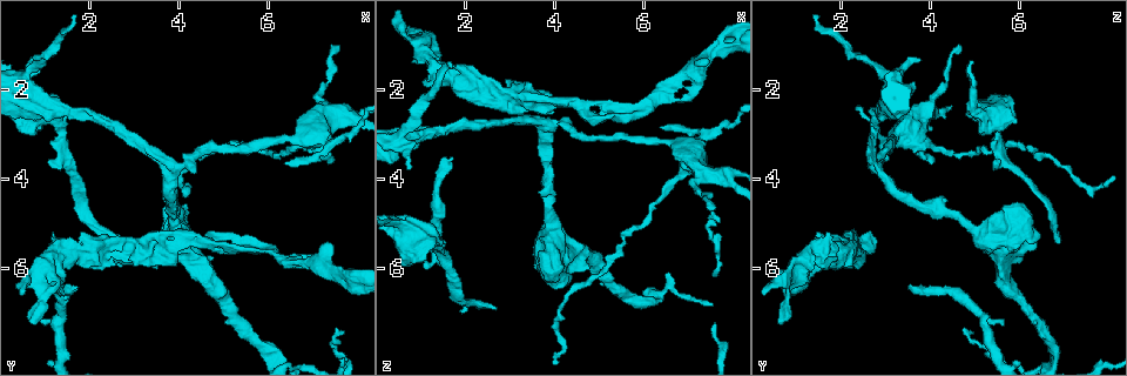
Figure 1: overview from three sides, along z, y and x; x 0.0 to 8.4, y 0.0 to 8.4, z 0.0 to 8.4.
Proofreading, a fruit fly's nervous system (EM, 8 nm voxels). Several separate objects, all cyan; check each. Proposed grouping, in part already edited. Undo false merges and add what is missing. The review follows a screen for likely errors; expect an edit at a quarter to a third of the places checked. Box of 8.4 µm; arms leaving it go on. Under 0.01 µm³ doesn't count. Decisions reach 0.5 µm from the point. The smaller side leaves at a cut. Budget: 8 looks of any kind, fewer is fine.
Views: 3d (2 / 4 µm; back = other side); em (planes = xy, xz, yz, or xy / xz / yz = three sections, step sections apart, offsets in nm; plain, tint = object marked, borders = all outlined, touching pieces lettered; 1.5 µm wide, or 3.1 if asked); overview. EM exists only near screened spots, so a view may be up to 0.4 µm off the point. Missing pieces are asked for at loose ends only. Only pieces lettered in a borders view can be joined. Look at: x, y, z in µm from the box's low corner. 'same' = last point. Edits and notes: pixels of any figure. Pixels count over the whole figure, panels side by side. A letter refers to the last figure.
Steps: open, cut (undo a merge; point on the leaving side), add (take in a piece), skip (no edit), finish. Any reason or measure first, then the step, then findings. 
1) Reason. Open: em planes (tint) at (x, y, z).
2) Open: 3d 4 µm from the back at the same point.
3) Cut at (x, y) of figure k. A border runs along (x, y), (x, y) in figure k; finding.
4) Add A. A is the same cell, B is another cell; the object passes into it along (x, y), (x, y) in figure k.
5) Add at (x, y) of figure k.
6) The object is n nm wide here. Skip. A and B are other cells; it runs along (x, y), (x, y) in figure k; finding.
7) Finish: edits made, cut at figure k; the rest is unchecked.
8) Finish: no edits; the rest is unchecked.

Sudden change in width. Open: em yz step 4 (tint) at (7.15, 2.15, 4.15).

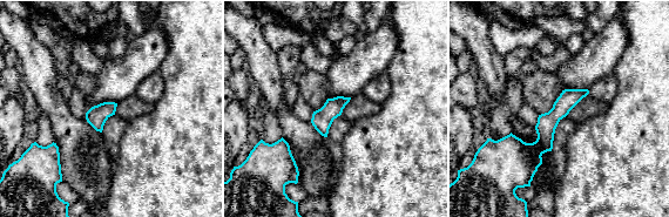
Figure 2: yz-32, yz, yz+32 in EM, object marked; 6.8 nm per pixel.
Open: em yz step 4 (borders) at the same point.

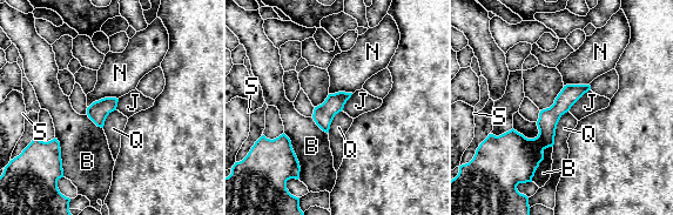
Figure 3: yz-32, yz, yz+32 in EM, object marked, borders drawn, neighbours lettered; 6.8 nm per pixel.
The object is 140 nm wide here. Skip. B, J, N, Q and S are other cells; it runs along (586, 87), (534, 145), (503, 145) in figure 3; continuous, no second cell.

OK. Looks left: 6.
Thick turns thin. Open: 3d 2 µm at (4.25, 5.30, 2.30).

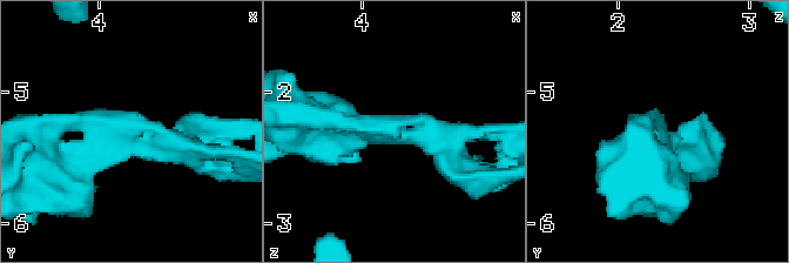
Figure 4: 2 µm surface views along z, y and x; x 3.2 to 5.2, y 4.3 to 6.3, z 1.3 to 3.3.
The arms are 200, 420 nm wide. Open: em planes (tint) at (4.30, 5.34, 2.32).

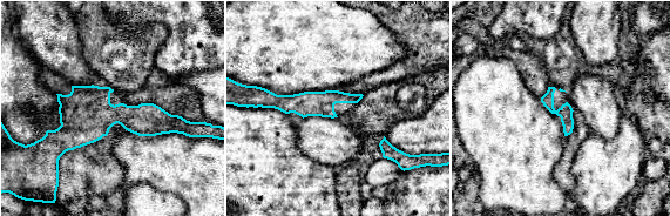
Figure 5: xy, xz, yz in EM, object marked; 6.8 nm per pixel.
Open: em planes (borders) at the same point.

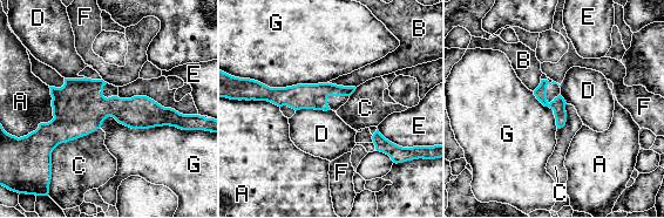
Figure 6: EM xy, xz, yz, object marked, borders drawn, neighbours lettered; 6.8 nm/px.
The longest contact is with G, 600 nm. Skip. A, B, C, D, E, F and G are other cells; it runs along (175, 118), (82, 109), (40, 130) in figure 6; all the same cell.

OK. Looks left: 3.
Thick end. Open: 3d 2 µm at (0.95, 2.30, 5.85).

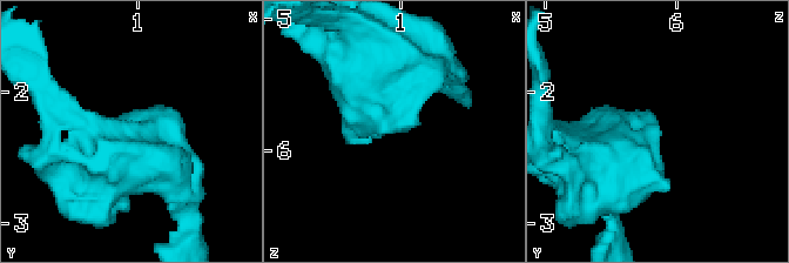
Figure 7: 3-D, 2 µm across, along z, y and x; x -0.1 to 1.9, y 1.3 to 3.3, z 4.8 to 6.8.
Open: em planes (borders) at (0.92, 2.28, 5.88).

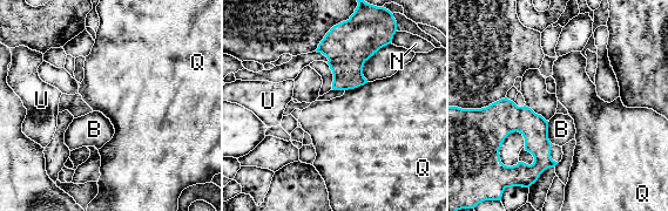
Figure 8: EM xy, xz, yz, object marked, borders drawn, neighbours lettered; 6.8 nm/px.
Skip. B, N, Q and U are other cells; a border runs along (547, 122), (547, 138), (552, 143) in figure 8; no lettered piece goes on from it.

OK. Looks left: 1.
Finish: no edits; the rest is unchecked.

